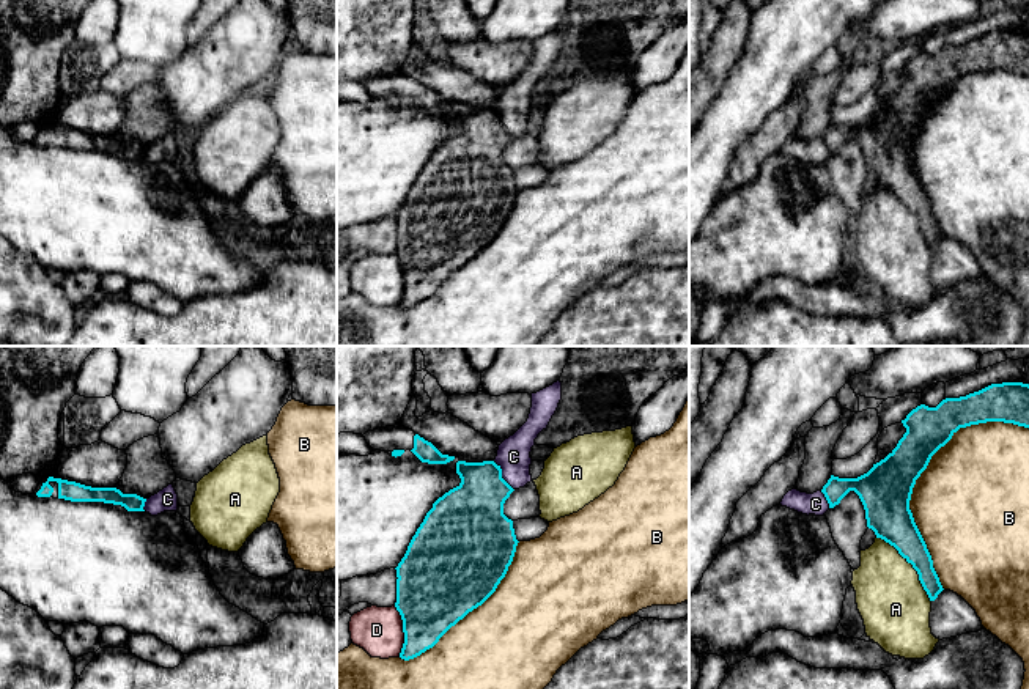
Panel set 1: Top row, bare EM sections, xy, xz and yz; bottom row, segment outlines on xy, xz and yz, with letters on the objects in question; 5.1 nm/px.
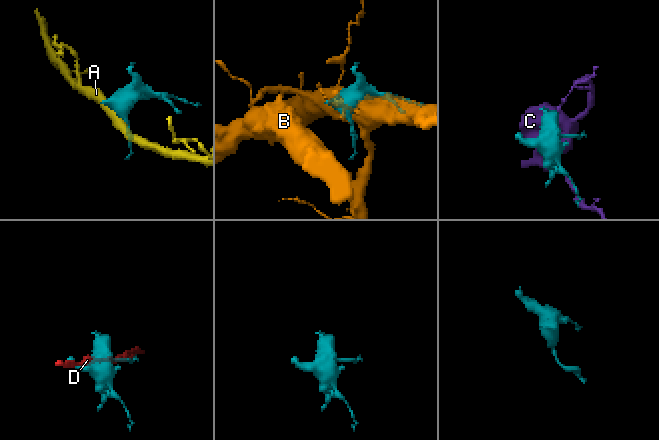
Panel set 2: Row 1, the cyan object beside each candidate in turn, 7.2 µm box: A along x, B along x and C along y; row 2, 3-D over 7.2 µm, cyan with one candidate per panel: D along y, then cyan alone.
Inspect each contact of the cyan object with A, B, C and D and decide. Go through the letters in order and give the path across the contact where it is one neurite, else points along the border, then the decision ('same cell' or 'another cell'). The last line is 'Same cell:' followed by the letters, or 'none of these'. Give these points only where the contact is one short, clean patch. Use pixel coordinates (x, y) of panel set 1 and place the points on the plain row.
A: another cell
B: another cell
C: along xz (493, 109), (501, 117), (501, 125), (513, 137) | another cell
D: another cell
Same cell: none of these

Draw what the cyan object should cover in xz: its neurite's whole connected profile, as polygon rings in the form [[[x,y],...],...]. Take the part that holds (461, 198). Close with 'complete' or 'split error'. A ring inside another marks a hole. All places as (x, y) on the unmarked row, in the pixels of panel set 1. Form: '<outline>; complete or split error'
[[[458,109],[456,121],[461,131],[433,151],[433,156],[412,184],[404,204],[395,216],[398,225],[395,255],[401,263],[404,280],[400,305],[404,308],[414,307],[433,296],[452,274],[481,253],[496,239],[513,209],[519,190],[513,168],[503,162],[503,151],[514,137],[502,126],[500,113],[494,109]]]; complete

